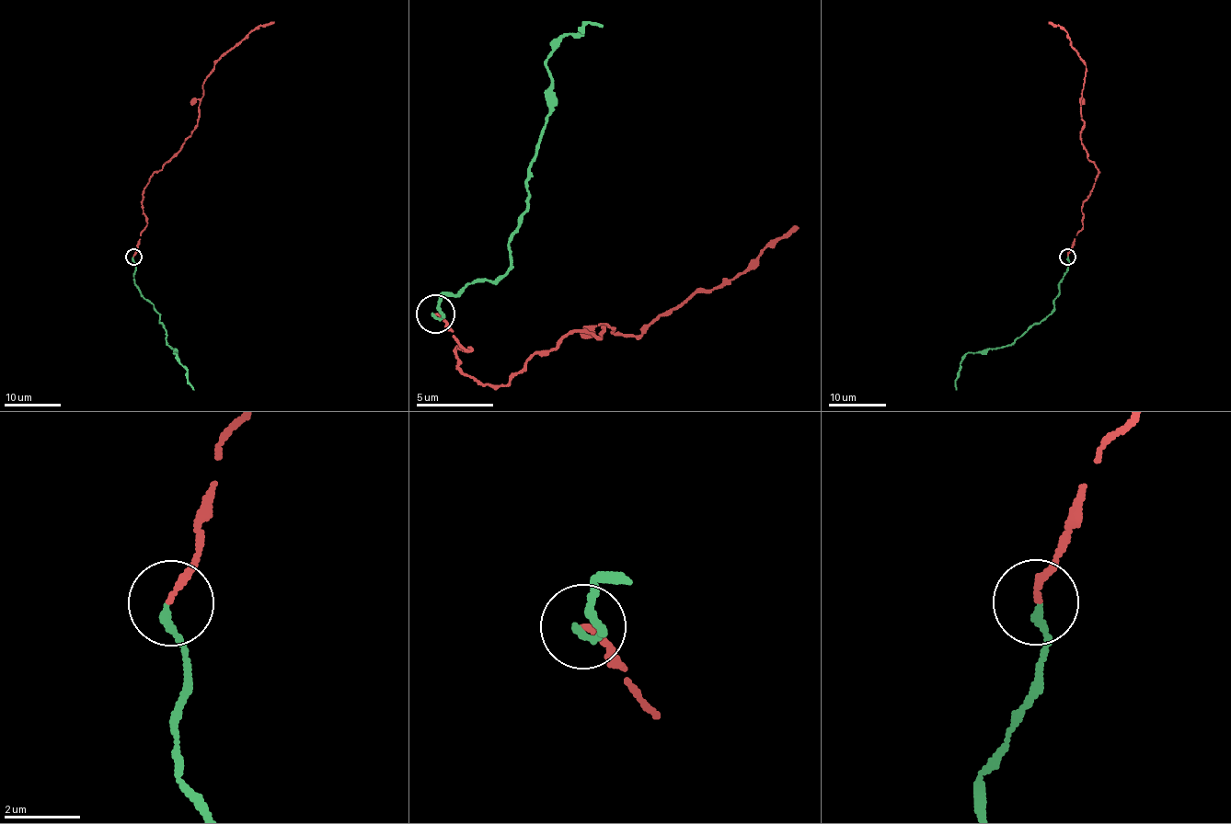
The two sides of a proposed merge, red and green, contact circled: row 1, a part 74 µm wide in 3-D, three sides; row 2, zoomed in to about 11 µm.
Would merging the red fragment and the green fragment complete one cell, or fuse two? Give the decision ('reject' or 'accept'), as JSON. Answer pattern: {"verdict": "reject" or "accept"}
{"verdict": "accept"}

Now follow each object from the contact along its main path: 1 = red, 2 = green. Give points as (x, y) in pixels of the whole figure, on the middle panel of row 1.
1: (436, 314), (472, 349), (455, 348), (458, 365), (502, 386), (566, 333), (645, 332), (799, 227)
2: (432, 314), (442, 316), (446, 294), (507, 270), (552, 93), (548, 54), (590, 23), (602, 28)

